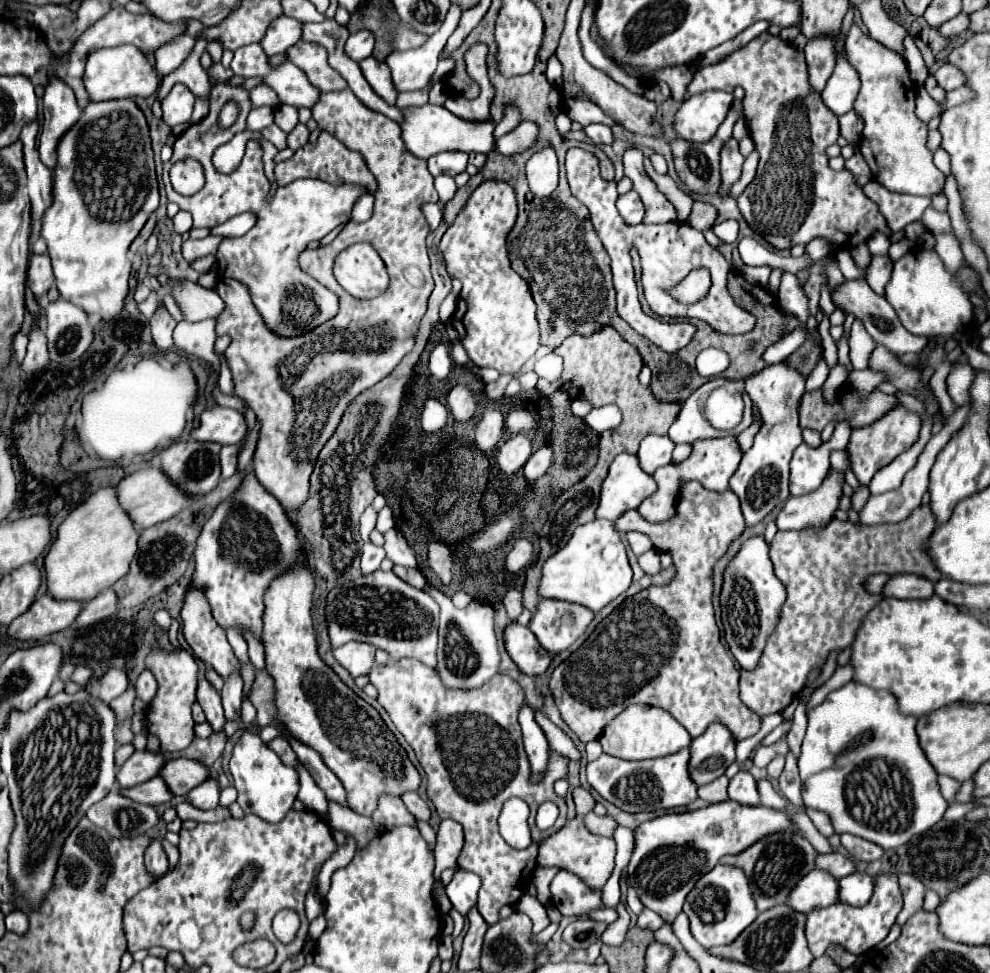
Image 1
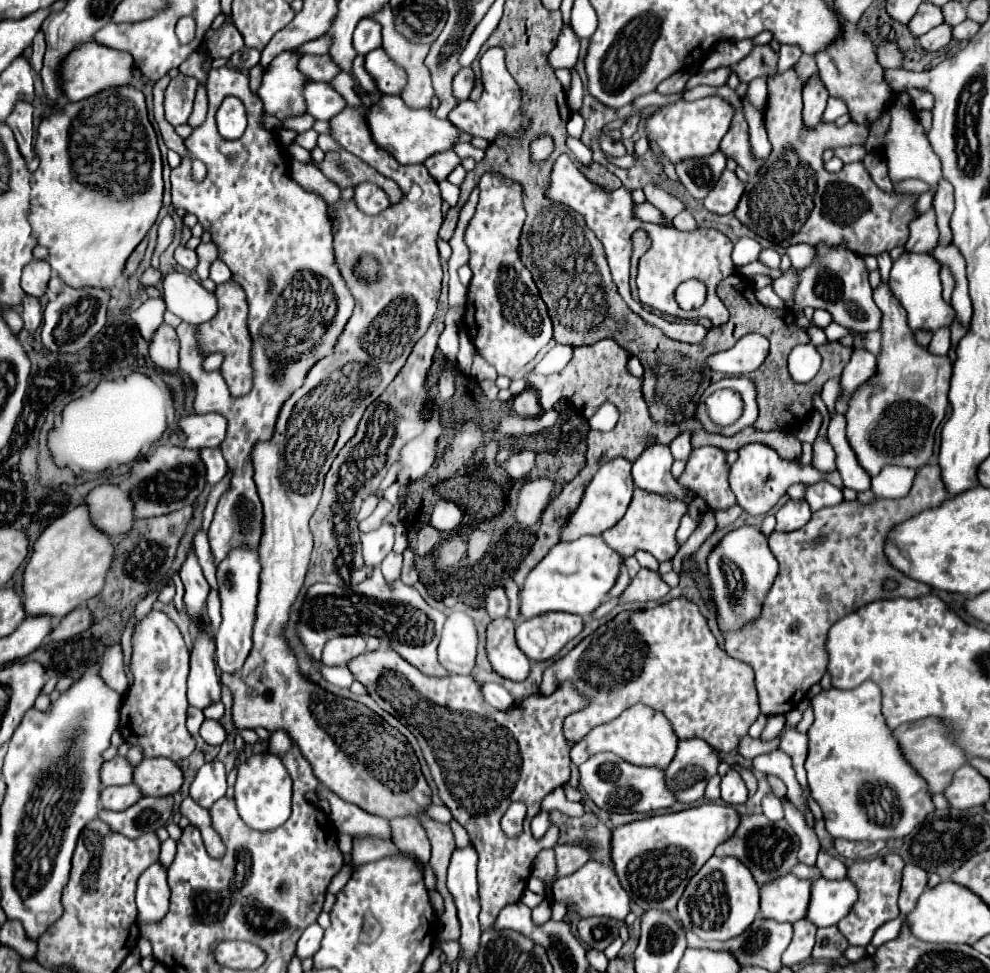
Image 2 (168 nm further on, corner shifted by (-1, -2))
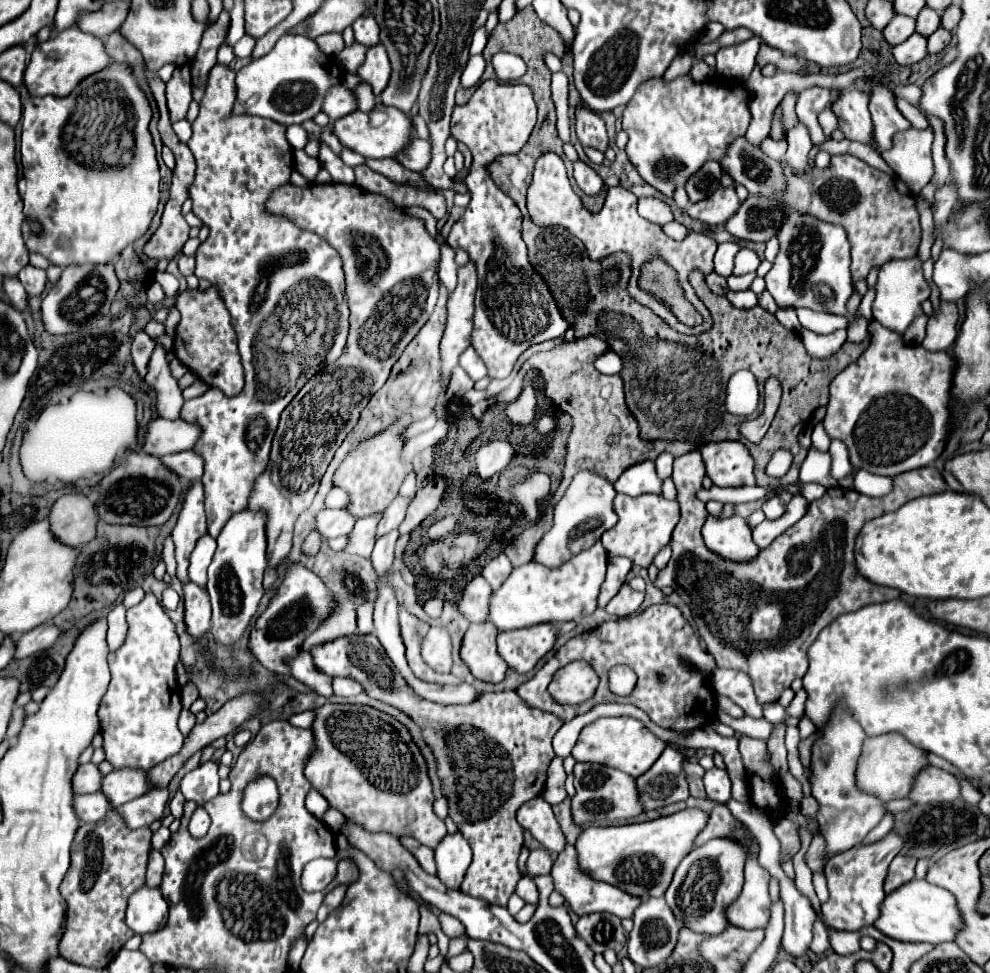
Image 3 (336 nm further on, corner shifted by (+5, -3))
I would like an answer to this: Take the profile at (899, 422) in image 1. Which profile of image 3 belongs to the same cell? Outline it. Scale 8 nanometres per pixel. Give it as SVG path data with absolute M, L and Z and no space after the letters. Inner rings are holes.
M870 322L872 346L830 384L824 430L848 448L850 464L870 474L896 476L930 466L944 450L950 432L952 372L956 362L946 352L928 352L920 344L906 348L900 334Z

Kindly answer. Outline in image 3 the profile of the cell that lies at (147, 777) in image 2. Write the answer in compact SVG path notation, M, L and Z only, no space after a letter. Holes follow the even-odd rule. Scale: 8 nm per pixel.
M114 770L104 776L104 784L100 792L108 798L108 802L118 808L120 804L126 804L150 790L150 784L146 782L144 770Z

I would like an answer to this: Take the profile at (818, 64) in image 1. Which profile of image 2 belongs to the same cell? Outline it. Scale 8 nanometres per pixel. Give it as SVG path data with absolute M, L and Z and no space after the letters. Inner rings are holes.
M814 73L804 85L804 113L802 113L802 119L804 119L806 127L816 127L822 121L826 99L828 99L828 91L826 91L826 87L822 87L820 75Z

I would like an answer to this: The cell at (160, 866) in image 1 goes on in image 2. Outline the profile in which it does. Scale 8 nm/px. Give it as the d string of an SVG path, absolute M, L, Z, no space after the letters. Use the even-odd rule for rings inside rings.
M156 861L138 879L138 921L150 923L162 919L168 911L168 897L170 889L166 883L166 867L160 861Z

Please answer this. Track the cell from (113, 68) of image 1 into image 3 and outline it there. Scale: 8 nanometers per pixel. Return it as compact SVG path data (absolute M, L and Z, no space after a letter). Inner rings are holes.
M70 28L68 32L56 32L46 42L40 42L28 62L28 68L24 70L24 86L30 96L68 96L72 88L84 80L84 76L90 76L110 64L110 56L104 50L104 42L92 34L80 32L78 28Z

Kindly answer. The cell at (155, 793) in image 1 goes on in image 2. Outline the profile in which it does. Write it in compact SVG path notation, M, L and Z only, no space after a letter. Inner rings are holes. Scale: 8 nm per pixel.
M130 783L130 785L122 785L122 787L106 787L102 791L100 803L102 803L102 807L112 809L112 811L124 811L142 797L144 797L142 791L138 791L138 787L134 787L134 783Z

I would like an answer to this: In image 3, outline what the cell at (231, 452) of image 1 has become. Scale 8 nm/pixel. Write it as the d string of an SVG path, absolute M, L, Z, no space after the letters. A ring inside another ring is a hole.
M192 450L168 454L162 460L166 468L172 468L172 472L176 472L180 478L186 478L190 482L200 480L204 474L204 460Z

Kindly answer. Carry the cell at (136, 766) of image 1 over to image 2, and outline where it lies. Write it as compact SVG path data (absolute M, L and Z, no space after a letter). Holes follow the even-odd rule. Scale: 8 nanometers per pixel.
M114 757L112 761L104 761L102 771L102 785L128 785L134 781L134 765L126 757Z

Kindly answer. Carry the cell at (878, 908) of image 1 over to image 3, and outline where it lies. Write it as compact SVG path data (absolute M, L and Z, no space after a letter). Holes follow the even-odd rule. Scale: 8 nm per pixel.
M890 830L886 838L854 846L838 856L834 856L826 868L824 876L828 880L830 900L822 906L822 920L836 930L860 930L864 926L874 924L874 920L880 916L880 904L884 902L884 876L888 872L888 864L892 858L902 850L904 840L900 840L900 834L896 830Z

